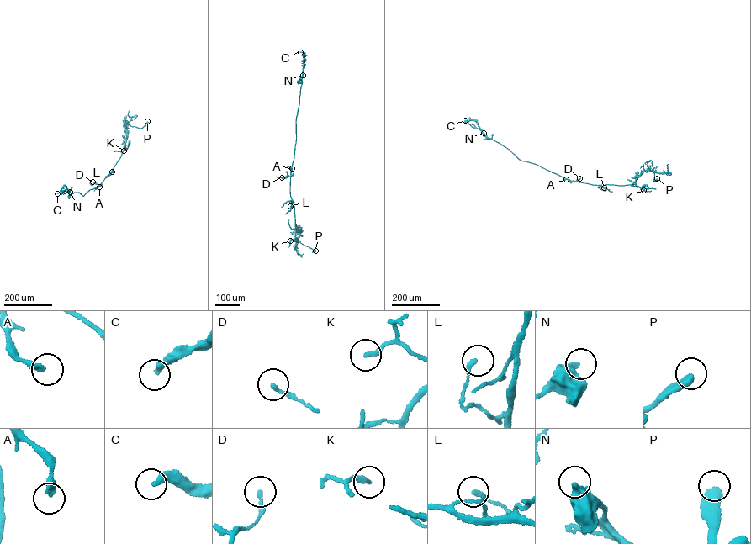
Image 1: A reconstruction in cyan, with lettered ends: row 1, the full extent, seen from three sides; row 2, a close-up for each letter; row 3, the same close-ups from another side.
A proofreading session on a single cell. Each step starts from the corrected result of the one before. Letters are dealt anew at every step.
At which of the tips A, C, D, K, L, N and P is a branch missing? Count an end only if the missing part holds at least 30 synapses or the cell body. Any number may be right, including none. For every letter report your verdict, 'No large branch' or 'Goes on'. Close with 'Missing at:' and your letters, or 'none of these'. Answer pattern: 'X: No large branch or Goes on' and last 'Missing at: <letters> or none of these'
A: No large branch
C: No large branch
D: No large branch
K: No large branch
L: No large branch
N: No large branch
P: No large branch
Missing at: none of these

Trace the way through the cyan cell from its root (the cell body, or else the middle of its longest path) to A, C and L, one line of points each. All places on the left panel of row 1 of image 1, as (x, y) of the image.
A: (146, 124), (140, 128), (126, 125), (127, 137), (121, 155), (99, 187)
C: (146, 124), (140, 128), (126, 125), (127, 137), (121, 155), (99, 186), (83, 196), (77, 192), (57, 193)
L: (146, 124), (140, 128), (126, 125), (126, 140), (112, 171)

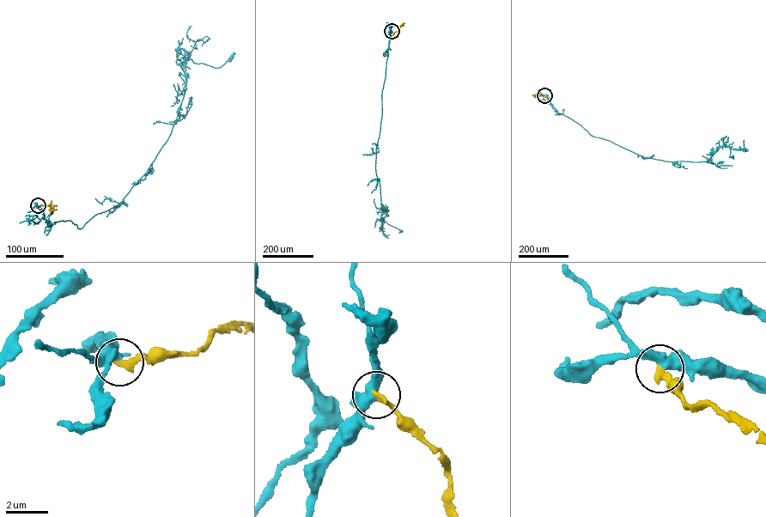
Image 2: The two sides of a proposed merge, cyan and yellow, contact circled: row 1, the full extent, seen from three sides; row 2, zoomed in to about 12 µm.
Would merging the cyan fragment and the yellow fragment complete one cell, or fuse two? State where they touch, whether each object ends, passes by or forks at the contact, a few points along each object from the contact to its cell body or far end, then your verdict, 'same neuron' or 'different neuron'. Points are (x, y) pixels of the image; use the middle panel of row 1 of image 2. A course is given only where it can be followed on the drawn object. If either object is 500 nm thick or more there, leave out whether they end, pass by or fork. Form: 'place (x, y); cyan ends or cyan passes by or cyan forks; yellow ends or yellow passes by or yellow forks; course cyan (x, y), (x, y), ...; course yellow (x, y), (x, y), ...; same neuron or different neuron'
place (392, 31); cyan passes by; yellow ends; course cyan (392, 31), (381, 94), (375, 170), (381, 207), (387, 211), (384, 222), (401, 230); course yellow (392, 31), (393, 34), (402, 24); different neuron

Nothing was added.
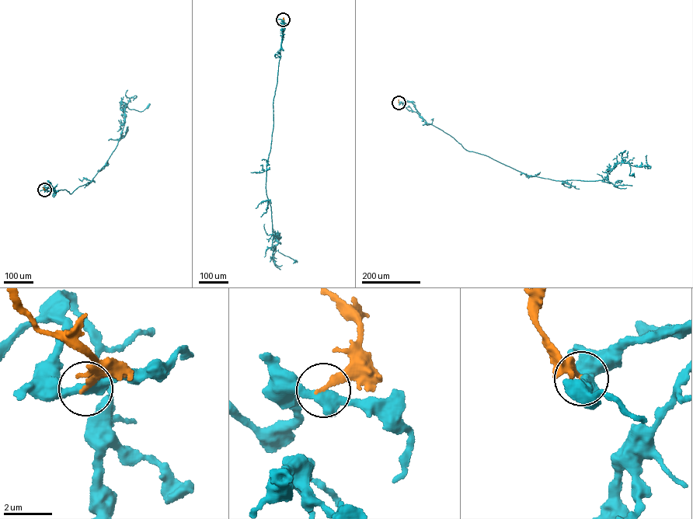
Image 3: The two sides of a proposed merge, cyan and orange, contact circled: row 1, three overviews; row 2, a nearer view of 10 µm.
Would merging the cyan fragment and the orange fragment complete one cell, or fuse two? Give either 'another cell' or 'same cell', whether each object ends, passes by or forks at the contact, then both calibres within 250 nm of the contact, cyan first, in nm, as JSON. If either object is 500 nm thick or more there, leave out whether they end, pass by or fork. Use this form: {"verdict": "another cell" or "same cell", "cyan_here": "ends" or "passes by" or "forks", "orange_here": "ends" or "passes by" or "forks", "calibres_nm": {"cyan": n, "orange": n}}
{"verdict": "another cell", "cyan_here": "passes by", "orange_here": "ends", "calibres_nm": {"cyan": 420, "orange": 190}}

